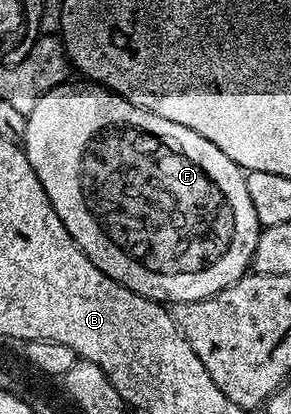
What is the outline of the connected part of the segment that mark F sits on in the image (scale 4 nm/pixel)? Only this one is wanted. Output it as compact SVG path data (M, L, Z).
M67 82L59 88L48 90L36 106L26 115L26 133L22 139L24 151L32 170L36 170L36 178L40 178L40 186L44 186L44 194L52 202L56 214L60 214L60 222L72 234L79 244L80 250L108 278L120 282L128 290L140 294L149 300L157 300L166 306L196 302L203 296L211 296L236 282L251 271L254 262L254 251L258 241L260 225L256 218L256 210L252 207L252 198L248 198L246 172L224 150L212 146L208 138L200 138L196 130L188 130L188 126L180 126L180 122L168 122L168 118L160 118L160 114L144 110L128 98L116 94L110 88L103 88L93 82L73 84Z

